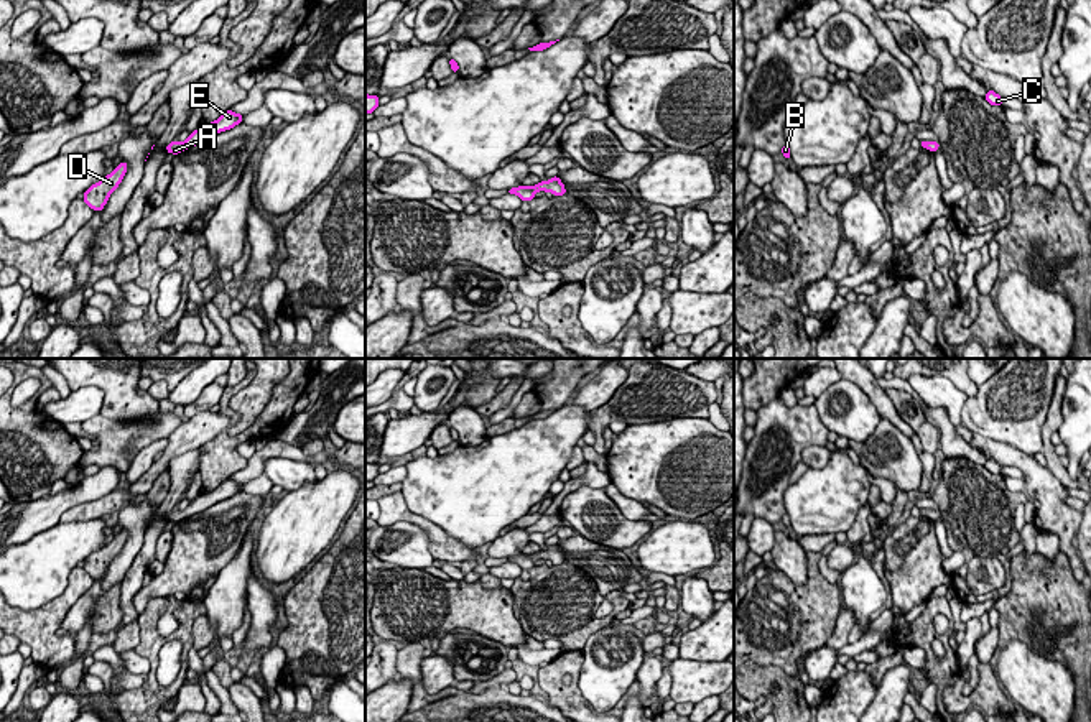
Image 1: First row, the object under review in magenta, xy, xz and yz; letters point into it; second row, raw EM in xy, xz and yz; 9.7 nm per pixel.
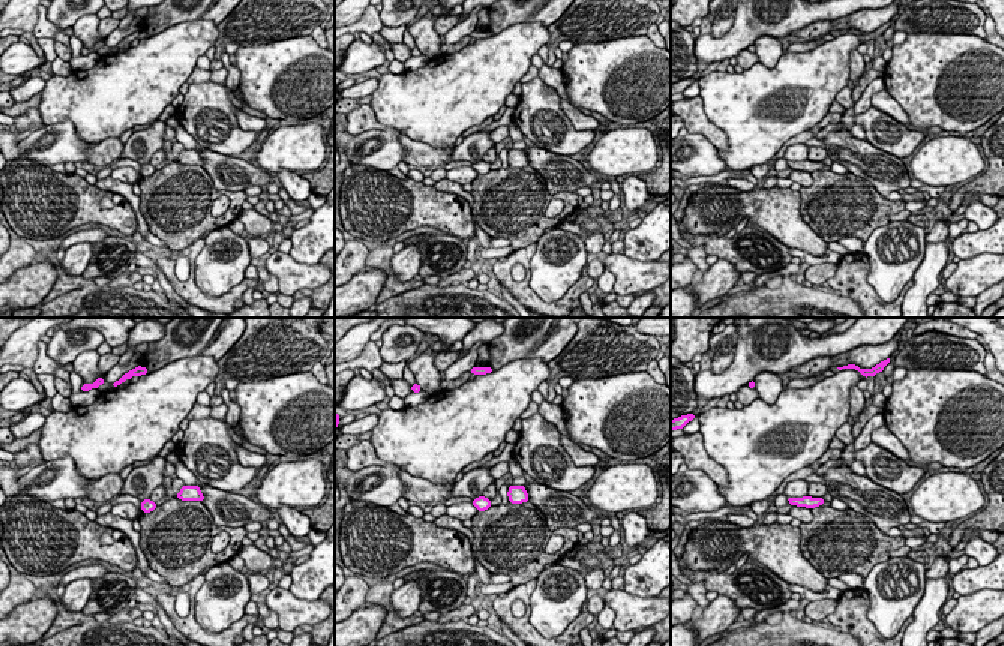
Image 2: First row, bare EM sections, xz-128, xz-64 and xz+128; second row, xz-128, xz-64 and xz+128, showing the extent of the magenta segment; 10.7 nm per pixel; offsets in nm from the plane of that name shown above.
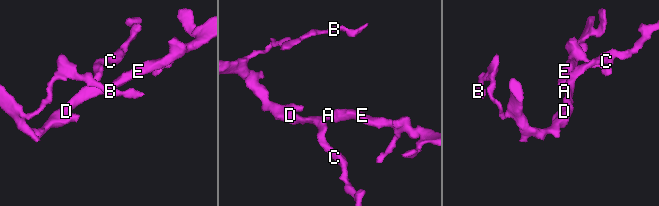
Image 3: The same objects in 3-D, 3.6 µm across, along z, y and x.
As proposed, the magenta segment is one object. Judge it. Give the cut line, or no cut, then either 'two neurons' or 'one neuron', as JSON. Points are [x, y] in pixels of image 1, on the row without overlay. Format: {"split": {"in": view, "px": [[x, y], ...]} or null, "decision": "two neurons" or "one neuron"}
{"split": null, "decision": "one neuron"}

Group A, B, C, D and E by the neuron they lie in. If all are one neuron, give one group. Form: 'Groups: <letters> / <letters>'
Groups: A B C D E

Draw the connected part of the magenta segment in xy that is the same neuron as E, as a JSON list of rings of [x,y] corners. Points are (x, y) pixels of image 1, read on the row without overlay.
[[[232,479],[224,480],[217,488],[212,492],[202,492],[197,498],[189,502],[189,505],[181,511],[181,510],[171,510],[166,513],[166,520],[178,523],[191,515],[201,513],[207,510],[209,507],[216,505],[221,500],[230,498],[235,493],[242,492],[240,482],[235,482]]]

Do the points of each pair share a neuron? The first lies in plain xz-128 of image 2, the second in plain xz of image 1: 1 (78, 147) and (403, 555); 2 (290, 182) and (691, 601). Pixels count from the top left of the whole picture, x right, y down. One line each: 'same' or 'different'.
1: same
2: same

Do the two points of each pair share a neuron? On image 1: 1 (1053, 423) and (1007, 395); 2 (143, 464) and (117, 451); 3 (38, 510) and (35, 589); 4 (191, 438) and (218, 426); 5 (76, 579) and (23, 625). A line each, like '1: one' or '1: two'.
1: two
2: two
3: two
4: one
5: one

